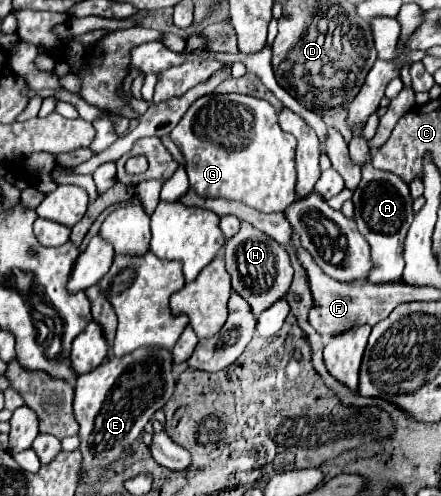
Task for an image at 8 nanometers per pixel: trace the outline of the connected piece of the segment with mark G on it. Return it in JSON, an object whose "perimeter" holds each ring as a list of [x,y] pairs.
{"perimeter":[[[206,94],[188,108],[188,112],[182,116],[182,120],[172,130],[170,136],[186,158],[186,172],[190,178],[190,186],[198,194],[206,198],[238,200],[260,212],[284,212],[286,206],[294,202],[296,142],[292,134],[282,132],[282,128],[278,126],[278,112],[270,102],[244,94]]]}

